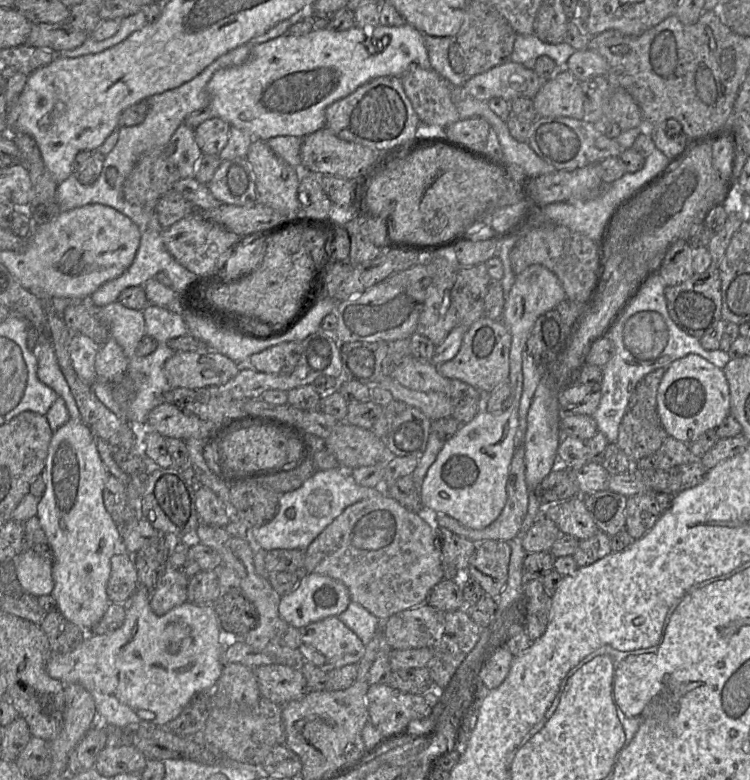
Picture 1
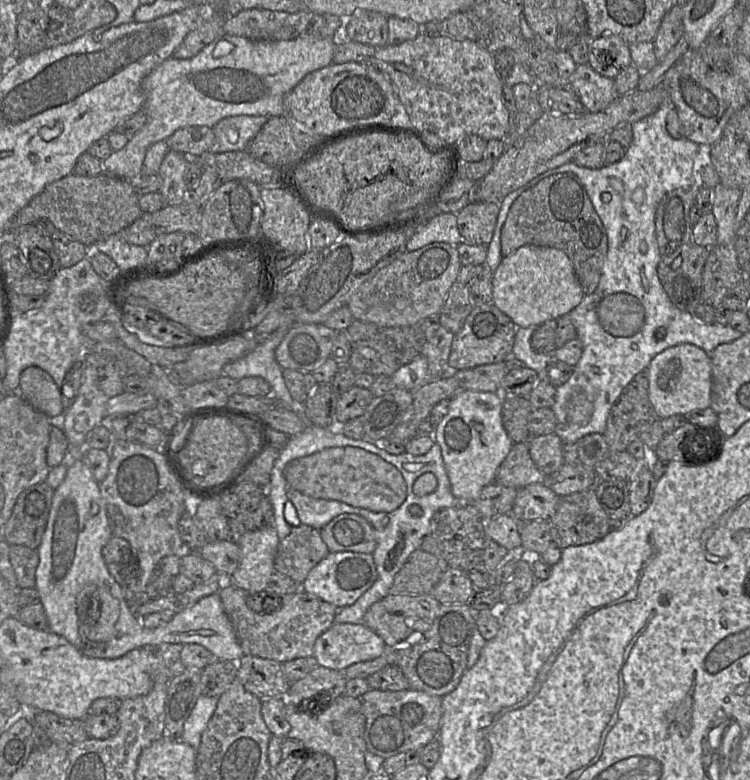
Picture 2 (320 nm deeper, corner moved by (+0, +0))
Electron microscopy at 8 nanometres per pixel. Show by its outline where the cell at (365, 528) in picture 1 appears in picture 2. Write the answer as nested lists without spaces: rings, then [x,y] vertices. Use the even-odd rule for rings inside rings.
[[[357,514],[338,515],[319,532],[329,552],[372,554],[376,547],[374,529],[365,518]]]

